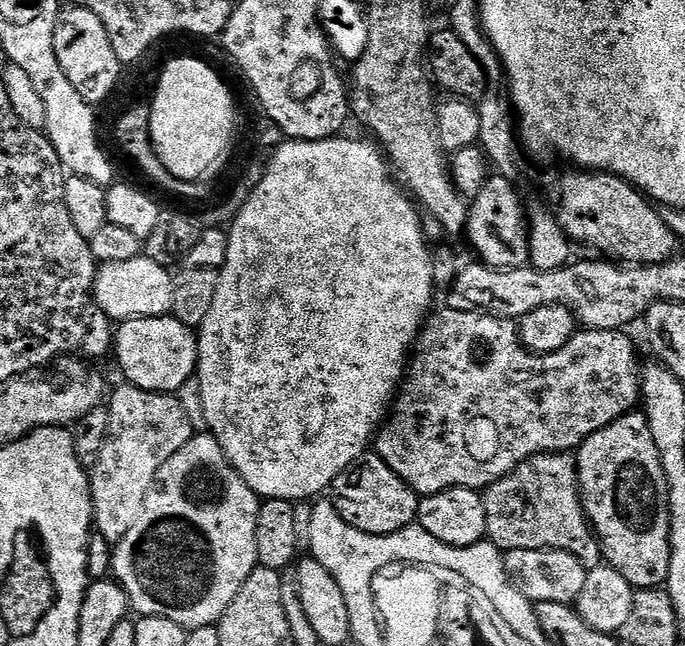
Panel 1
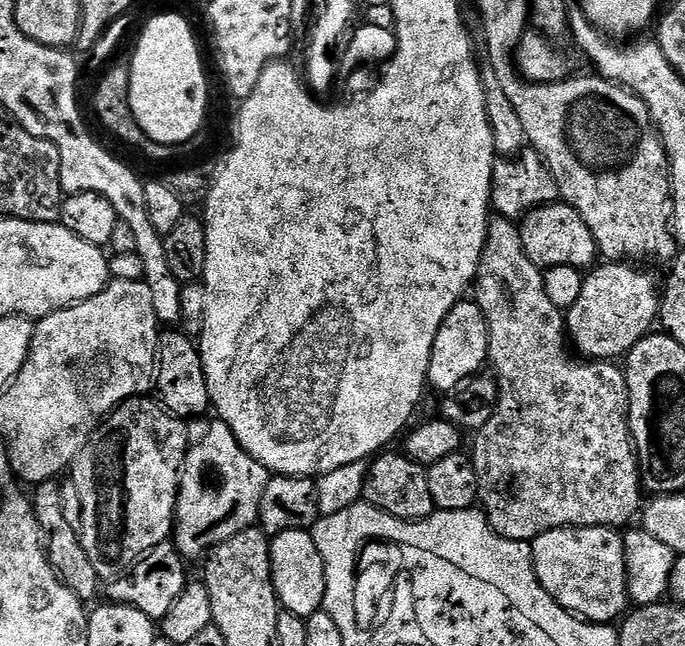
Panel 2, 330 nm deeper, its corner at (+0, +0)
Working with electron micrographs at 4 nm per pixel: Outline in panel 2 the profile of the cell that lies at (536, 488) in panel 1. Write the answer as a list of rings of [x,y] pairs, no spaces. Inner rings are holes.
[[[501,216],[493,217],[488,224],[487,244],[483,248],[483,256],[479,262],[479,270],[476,272],[474,292],[476,288],[476,303],[483,310],[488,322],[488,351],[489,361],[493,364],[497,381],[497,400],[492,414],[487,417],[485,425],[478,430],[480,436],[476,445],[470,449],[472,465],[478,474],[478,486],[480,494],[479,503],[483,512],[488,516],[489,526],[498,535],[510,540],[537,540],[542,534],[559,528],[614,528],[619,529],[636,511],[639,513],[640,496],[642,497],[642,485],[640,483],[640,466],[636,459],[636,453],[632,447],[632,437],[626,409],[628,406],[628,390],[626,376],[623,371],[615,368],[612,362],[584,362],[588,364],[574,364],[566,352],[566,320],[561,309],[549,298],[545,288],[543,269],[526,255],[521,242],[519,227],[511,220]]]

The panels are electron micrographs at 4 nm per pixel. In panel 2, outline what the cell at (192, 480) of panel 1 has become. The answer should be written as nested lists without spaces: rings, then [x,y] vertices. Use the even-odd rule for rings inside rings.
[[[213,422],[210,434],[202,442],[192,444],[184,458],[184,471],[180,473],[180,493],[176,499],[176,522],[174,525],[174,543],[180,555],[203,557],[217,548],[222,542],[234,538],[242,530],[253,527],[260,518],[260,503],[266,490],[270,473],[237,442],[232,431],[222,422]]]

